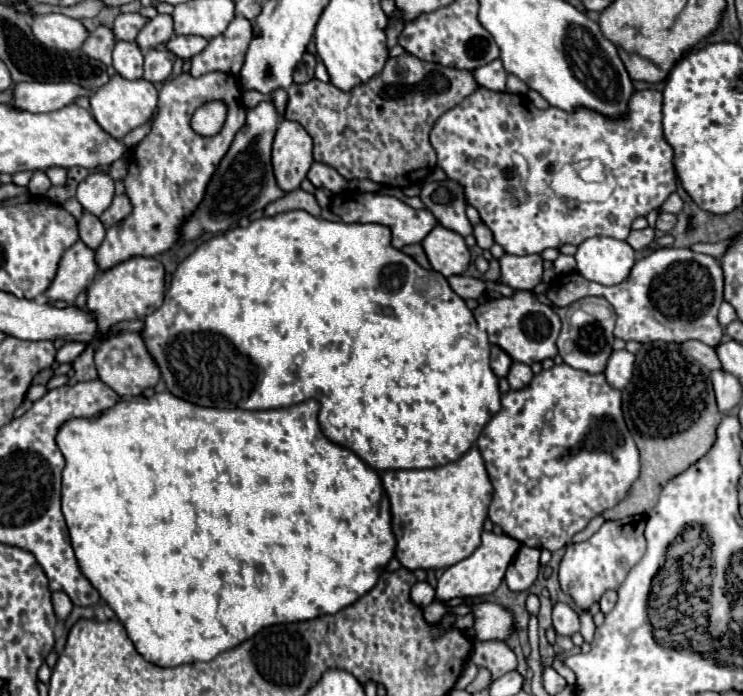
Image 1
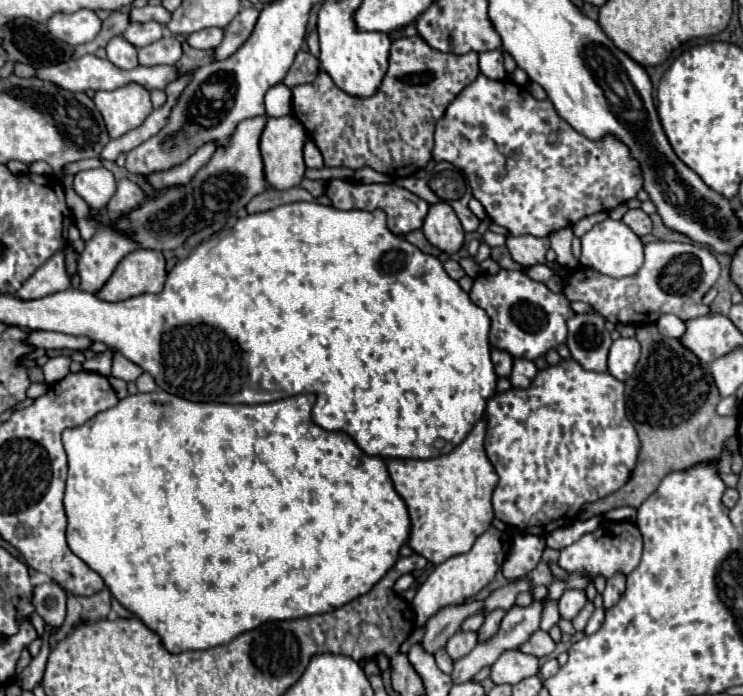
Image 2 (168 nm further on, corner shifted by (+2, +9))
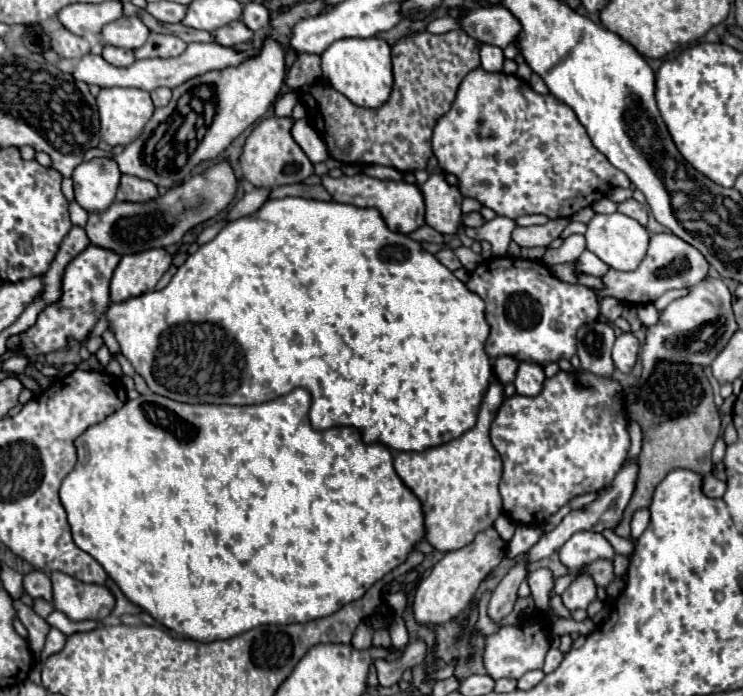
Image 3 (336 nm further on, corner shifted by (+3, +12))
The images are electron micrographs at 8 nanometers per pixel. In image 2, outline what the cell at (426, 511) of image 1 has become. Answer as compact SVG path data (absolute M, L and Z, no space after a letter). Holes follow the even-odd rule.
M481 419L463 443L447 455L433 459L391 459L387 463L395 491L409 509L411 533L407 545L433 565L467 553L493 521L491 495L499 477L485 455L483 431L485 421Z

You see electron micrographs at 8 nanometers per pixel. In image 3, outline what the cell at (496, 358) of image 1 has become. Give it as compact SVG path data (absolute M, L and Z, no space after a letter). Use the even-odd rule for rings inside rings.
M502 356L502 358L494 360L494 374L496 374L498 382L502 382L502 384L514 382L516 370L518 370L518 362L510 356Z

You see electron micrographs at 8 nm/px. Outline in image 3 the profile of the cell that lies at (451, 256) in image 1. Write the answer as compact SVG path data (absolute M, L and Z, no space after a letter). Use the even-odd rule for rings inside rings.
M434 172L420 190L426 202L426 224L442 234L454 234L462 222L462 194L458 186L446 184L444 172Z

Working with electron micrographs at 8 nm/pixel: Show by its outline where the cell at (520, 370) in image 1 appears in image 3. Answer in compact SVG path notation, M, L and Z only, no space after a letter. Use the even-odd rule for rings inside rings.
M522 362L514 380L516 392L522 396L536 396L542 390L546 376L544 376L544 368L532 362Z

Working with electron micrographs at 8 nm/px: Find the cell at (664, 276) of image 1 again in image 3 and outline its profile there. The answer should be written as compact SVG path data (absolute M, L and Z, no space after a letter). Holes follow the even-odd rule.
M666 232L666 234L652 234L648 254L642 260L642 264L634 272L620 272L620 270L608 270L608 274L602 278L606 284L606 290L598 290L604 296L614 296L626 304L646 304L656 298L660 298L670 288L690 288L704 280L708 276L708 262L706 258L688 242L680 240L678 236Z

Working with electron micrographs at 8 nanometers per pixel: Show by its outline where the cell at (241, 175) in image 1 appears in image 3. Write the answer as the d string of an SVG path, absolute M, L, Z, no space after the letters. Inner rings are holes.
M224 160L220 164L212 164L202 174L196 174L190 180L170 188L164 196L158 196L156 200L142 202L142 204L114 202L102 214L90 212L86 234L90 238L90 244L112 250L120 256L144 252L150 248L164 248L180 242L190 228L224 212L232 202L232 198L236 196L236 186L238 186L236 174L230 168L230 164ZM204 200L208 200L206 208L204 208Z

